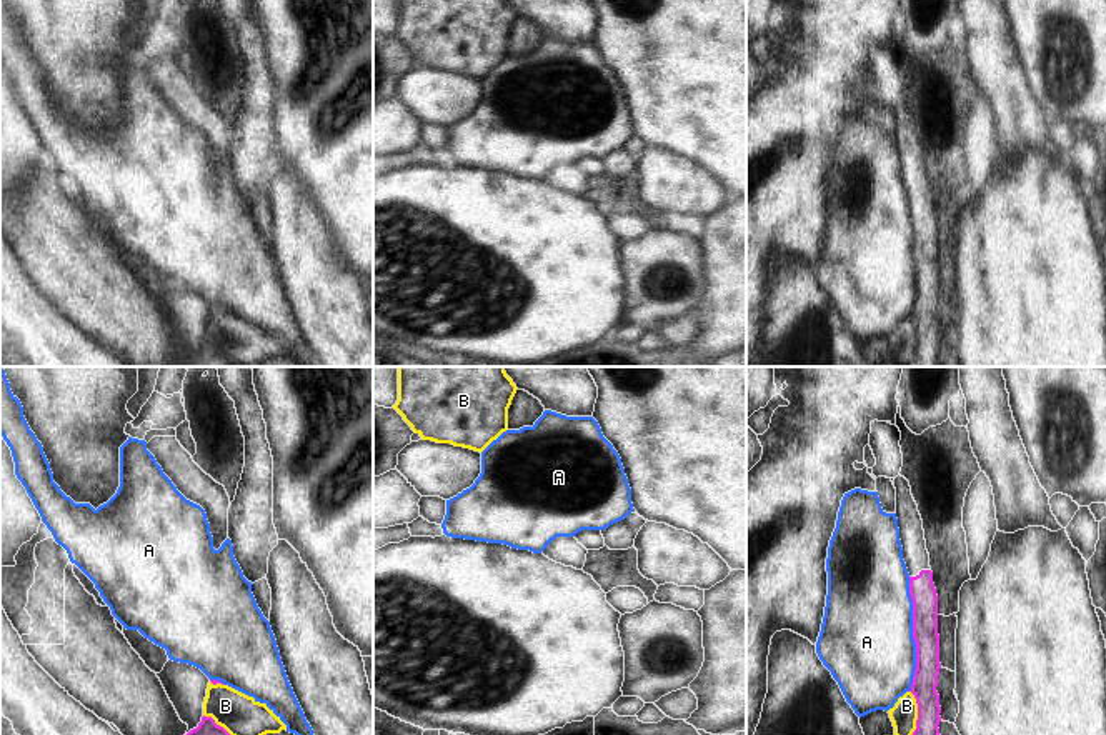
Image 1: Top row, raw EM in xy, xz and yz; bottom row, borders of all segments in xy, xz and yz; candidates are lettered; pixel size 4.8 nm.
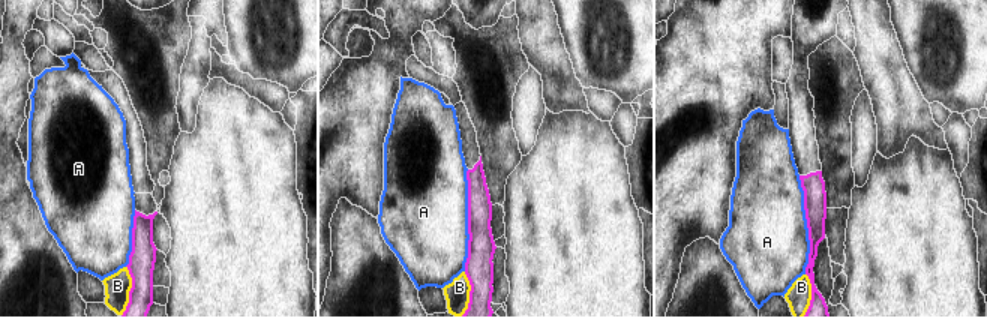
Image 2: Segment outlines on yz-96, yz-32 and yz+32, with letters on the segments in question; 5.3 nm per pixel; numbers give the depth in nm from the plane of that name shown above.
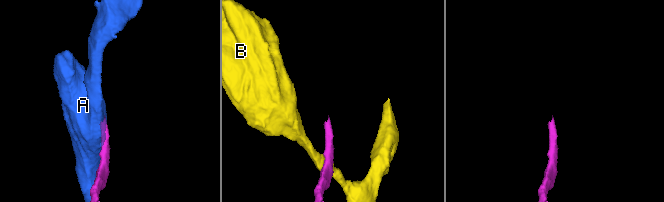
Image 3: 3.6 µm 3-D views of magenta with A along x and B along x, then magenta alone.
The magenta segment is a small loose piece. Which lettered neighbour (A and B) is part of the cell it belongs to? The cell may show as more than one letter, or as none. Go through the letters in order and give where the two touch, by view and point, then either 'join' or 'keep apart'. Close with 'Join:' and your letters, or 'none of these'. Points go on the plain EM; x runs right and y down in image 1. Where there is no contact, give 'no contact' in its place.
A: yz (913, 260) | keep apart
B: yz (918, 342) | keep apart
Join: none of these

